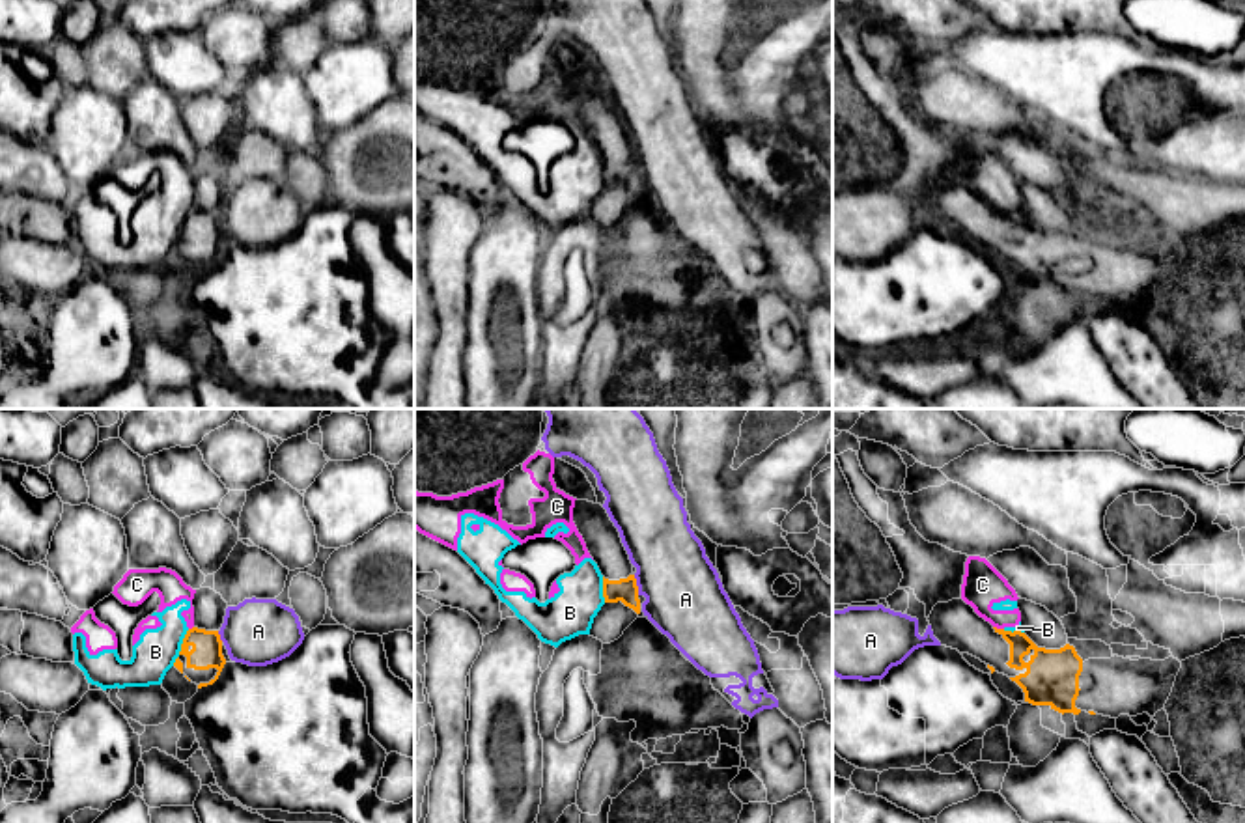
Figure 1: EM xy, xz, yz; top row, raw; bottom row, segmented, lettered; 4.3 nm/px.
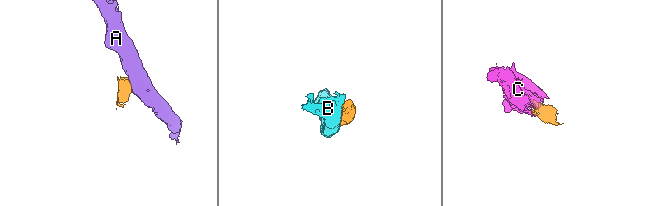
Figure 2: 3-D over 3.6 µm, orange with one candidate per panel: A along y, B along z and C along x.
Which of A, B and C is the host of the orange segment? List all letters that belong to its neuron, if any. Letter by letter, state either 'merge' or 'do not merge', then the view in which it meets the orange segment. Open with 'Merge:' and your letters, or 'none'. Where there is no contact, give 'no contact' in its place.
Merge: none
A: do not merge; contact in xz
B: do not merge; contact in xy
C: do not merge; contact in yz

